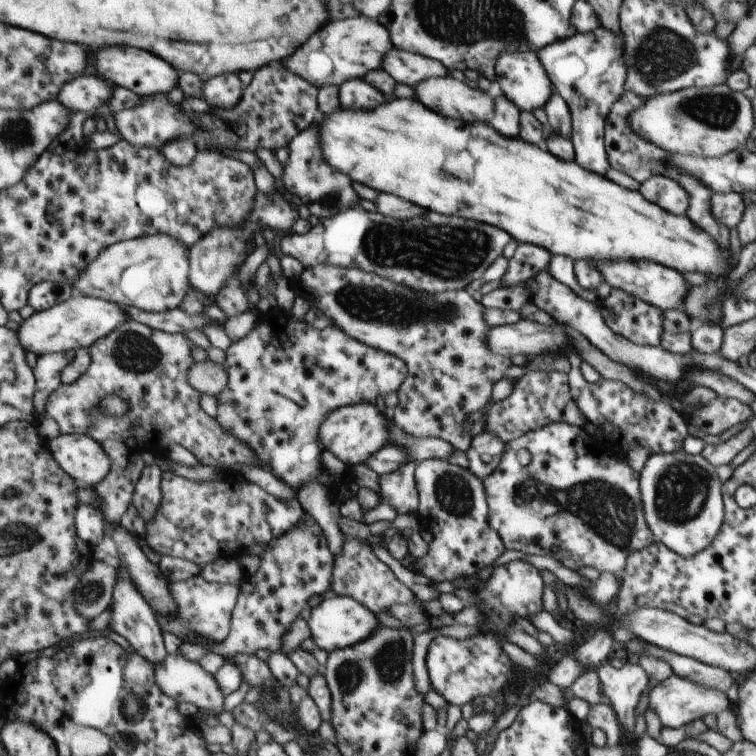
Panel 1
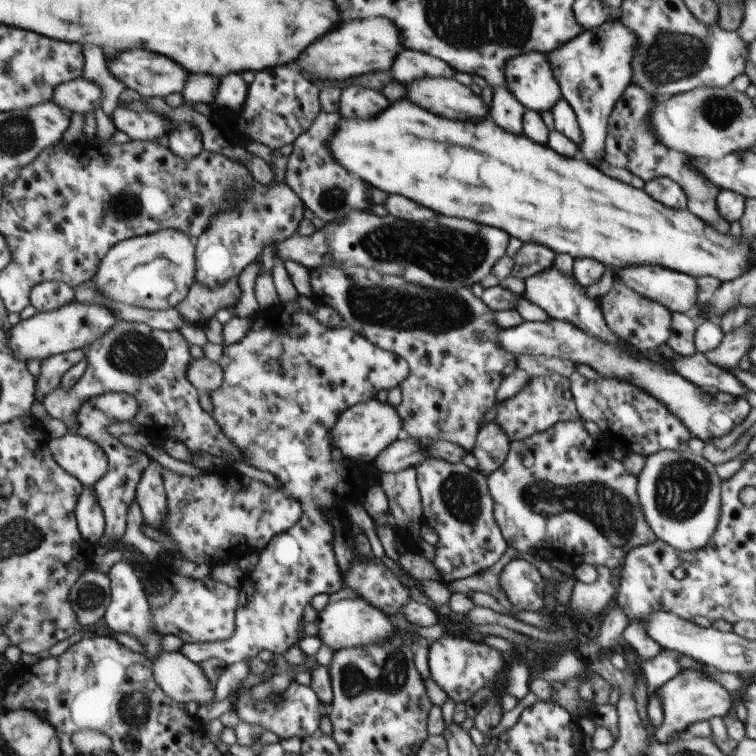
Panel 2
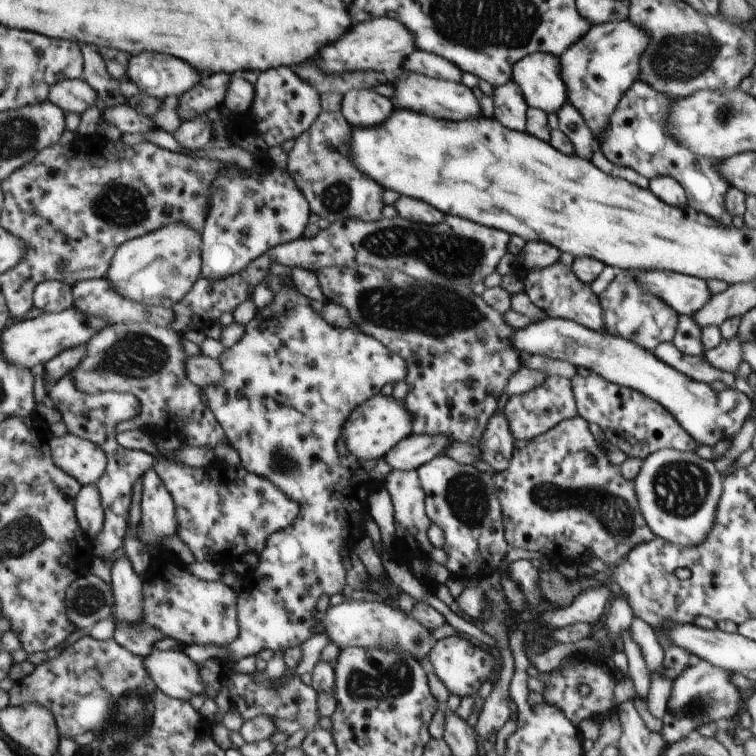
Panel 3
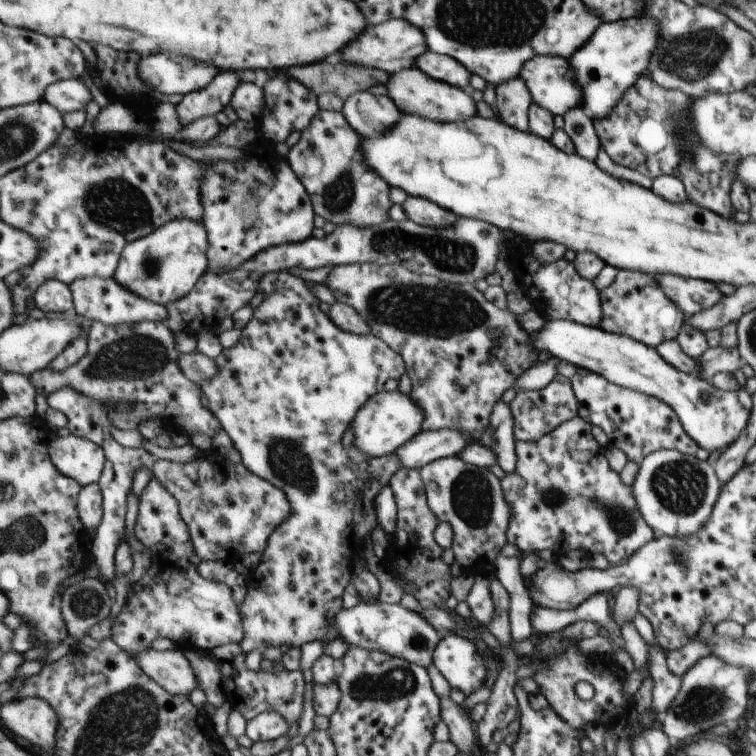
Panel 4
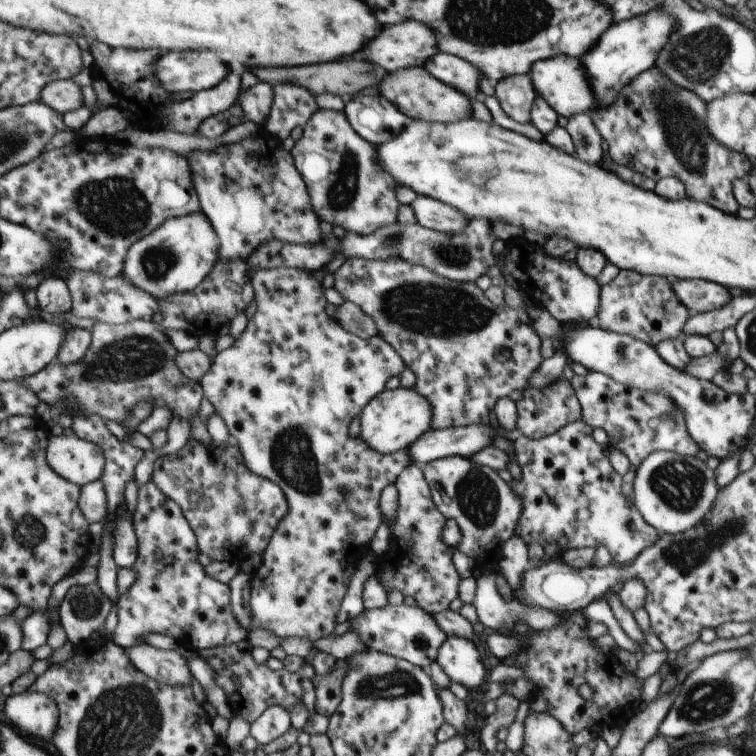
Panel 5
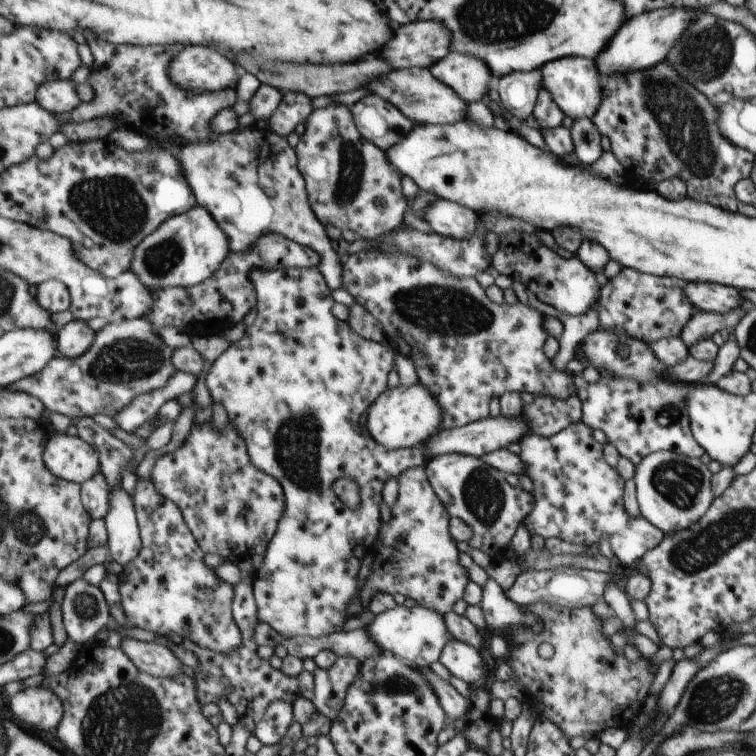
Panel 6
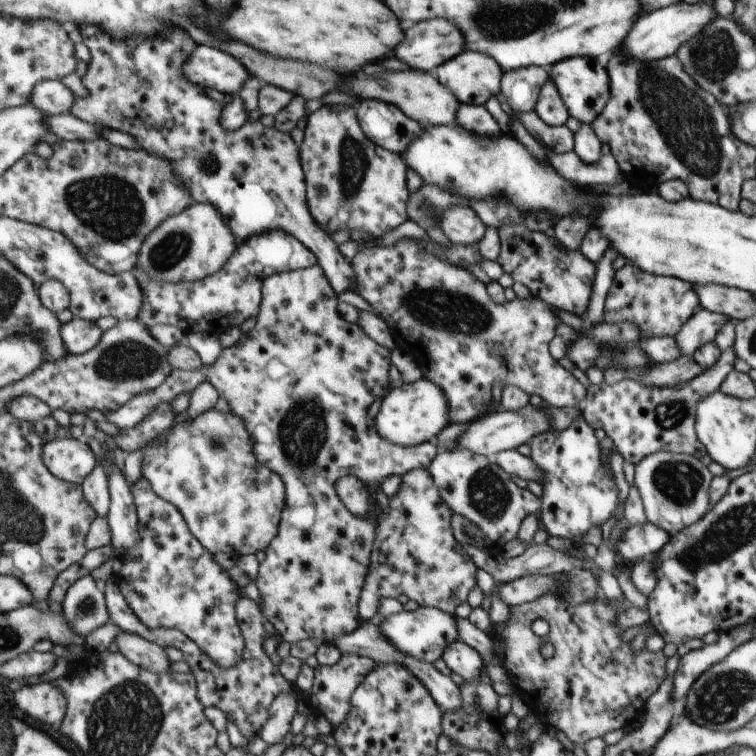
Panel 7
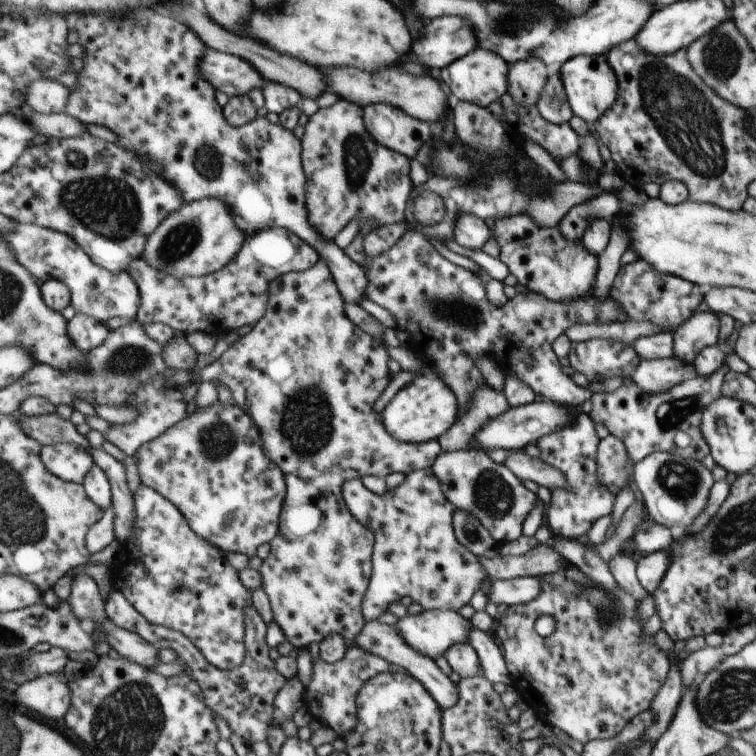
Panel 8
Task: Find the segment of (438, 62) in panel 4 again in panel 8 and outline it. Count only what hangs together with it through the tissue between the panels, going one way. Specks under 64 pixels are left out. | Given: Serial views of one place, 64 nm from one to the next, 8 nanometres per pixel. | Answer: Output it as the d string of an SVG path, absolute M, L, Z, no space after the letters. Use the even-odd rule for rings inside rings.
M486 48L474 50L467 57L459 58L458 61L441 68L438 76L438 80L450 93L453 101L472 102L487 109L492 102L509 92L510 68L508 62L500 58L500 54L494 54L492 50L486 50Z

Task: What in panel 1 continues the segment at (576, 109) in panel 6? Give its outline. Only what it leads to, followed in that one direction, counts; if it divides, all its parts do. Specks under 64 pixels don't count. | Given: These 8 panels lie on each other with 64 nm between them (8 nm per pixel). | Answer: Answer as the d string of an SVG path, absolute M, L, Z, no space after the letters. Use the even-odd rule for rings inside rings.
M534 51L500 54L496 58L496 81L502 94L520 111L544 108L554 92L548 72Z

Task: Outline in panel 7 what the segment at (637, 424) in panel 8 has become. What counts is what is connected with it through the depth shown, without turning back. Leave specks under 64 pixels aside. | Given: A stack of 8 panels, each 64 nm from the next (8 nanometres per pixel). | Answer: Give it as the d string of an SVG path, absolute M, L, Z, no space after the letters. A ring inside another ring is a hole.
M733 348L723 350L718 362L710 370L676 386L648 388L630 379L611 385L608 382L601 385L587 383L588 396L582 402L582 414L591 426L604 429L618 452L630 464L636 465L645 456L658 451L686 453L702 460L707 450L695 432L696 408L702 398L719 390L724 378L734 369L736 357Z

